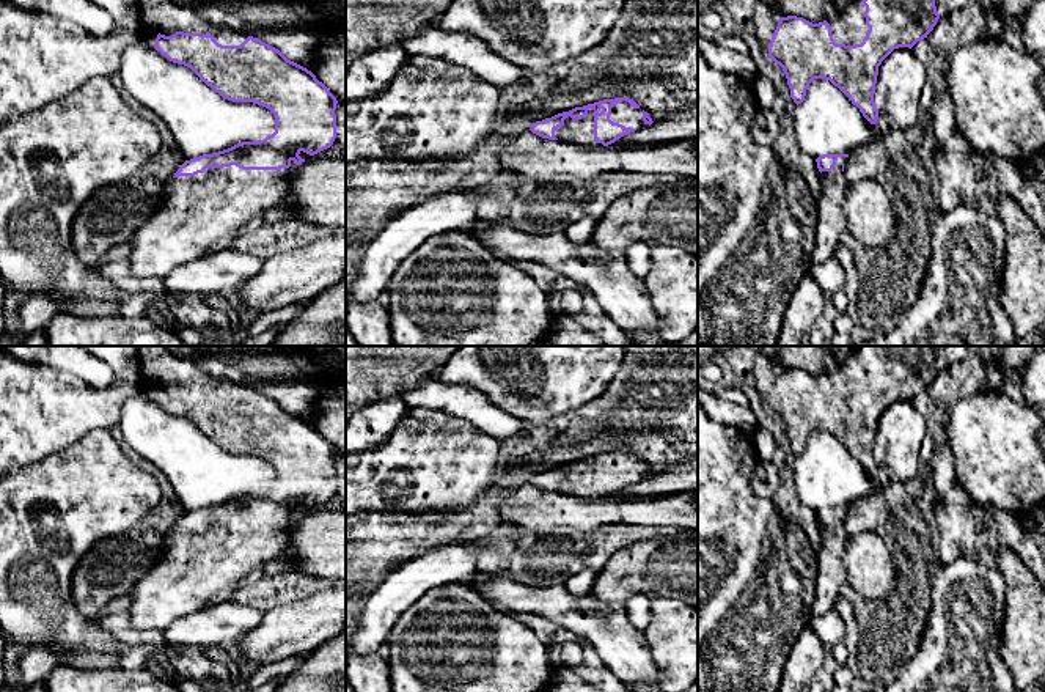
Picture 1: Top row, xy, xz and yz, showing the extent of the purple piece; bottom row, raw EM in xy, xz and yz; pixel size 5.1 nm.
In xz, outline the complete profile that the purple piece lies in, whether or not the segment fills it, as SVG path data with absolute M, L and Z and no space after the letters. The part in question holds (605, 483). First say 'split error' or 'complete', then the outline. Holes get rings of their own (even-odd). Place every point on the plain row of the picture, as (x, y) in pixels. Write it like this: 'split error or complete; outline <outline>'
split error; outline M614 450L536 473L530 483L548 492L602 500L652 475L649 466L641 462L633 451Z

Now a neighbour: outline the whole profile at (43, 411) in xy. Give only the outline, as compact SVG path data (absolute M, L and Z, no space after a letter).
M0 348L0 478L79 442L93 429L118 426L123 406L138 393L141 393L141 376L137 371L115 373L113 382L101 390L71 373L49 366L33 368Z

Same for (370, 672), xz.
M346 645L346 679L355 692L393 692L390 664L379 653L357 654Z

